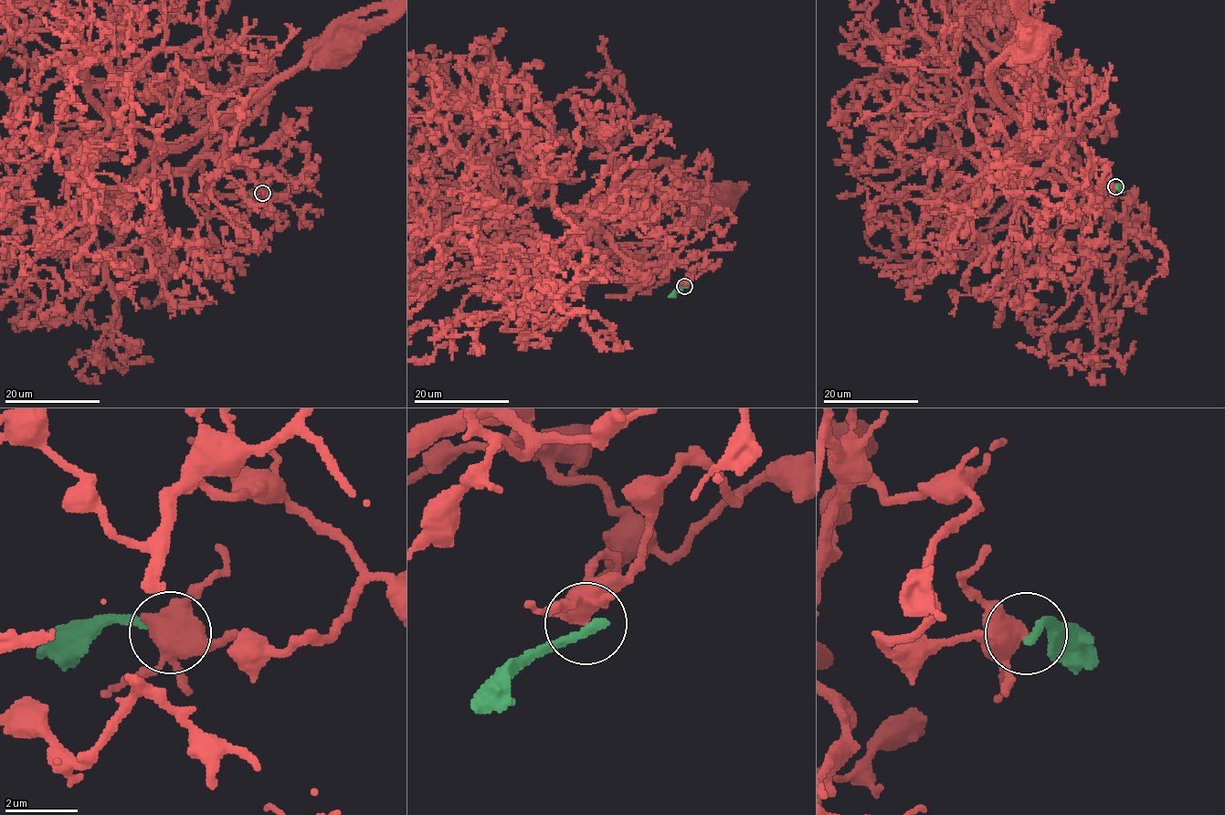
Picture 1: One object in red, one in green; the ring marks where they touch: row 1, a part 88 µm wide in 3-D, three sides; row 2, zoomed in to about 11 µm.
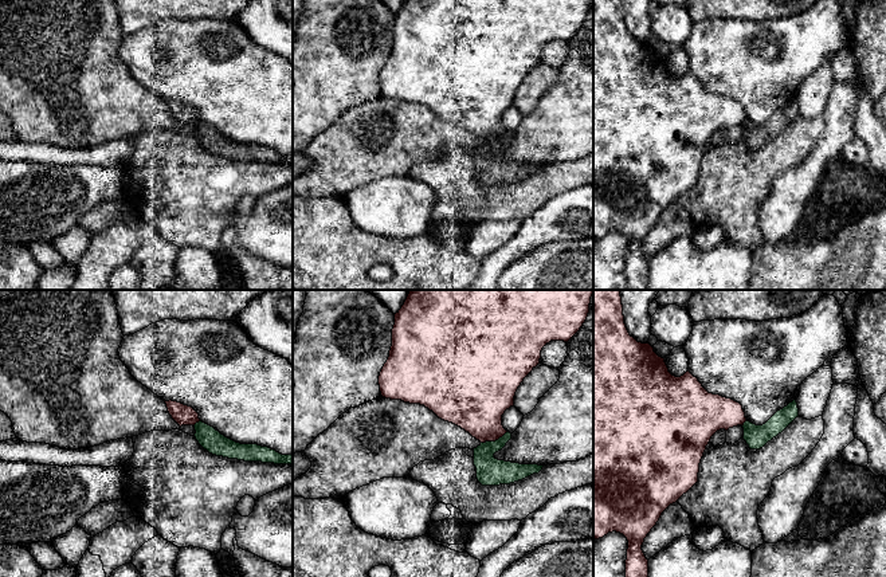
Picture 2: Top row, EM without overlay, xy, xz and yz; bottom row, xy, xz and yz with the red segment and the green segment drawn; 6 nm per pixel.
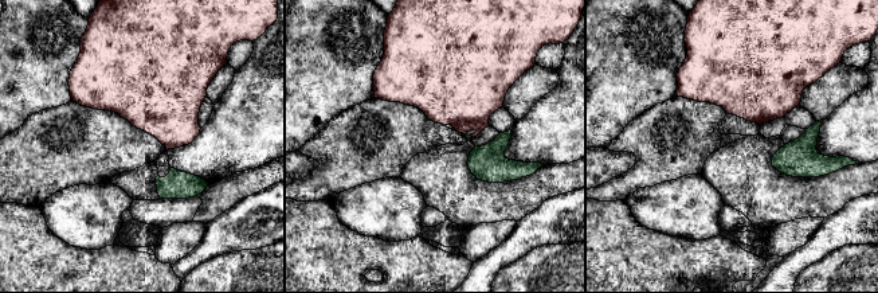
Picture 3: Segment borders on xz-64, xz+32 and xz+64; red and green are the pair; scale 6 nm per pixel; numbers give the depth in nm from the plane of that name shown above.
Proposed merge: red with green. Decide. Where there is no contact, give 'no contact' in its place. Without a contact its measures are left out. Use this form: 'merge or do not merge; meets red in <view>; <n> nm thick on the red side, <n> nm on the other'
do not merge; meets red in xz; 340 nm thick on the red side, 170 nm on the other

